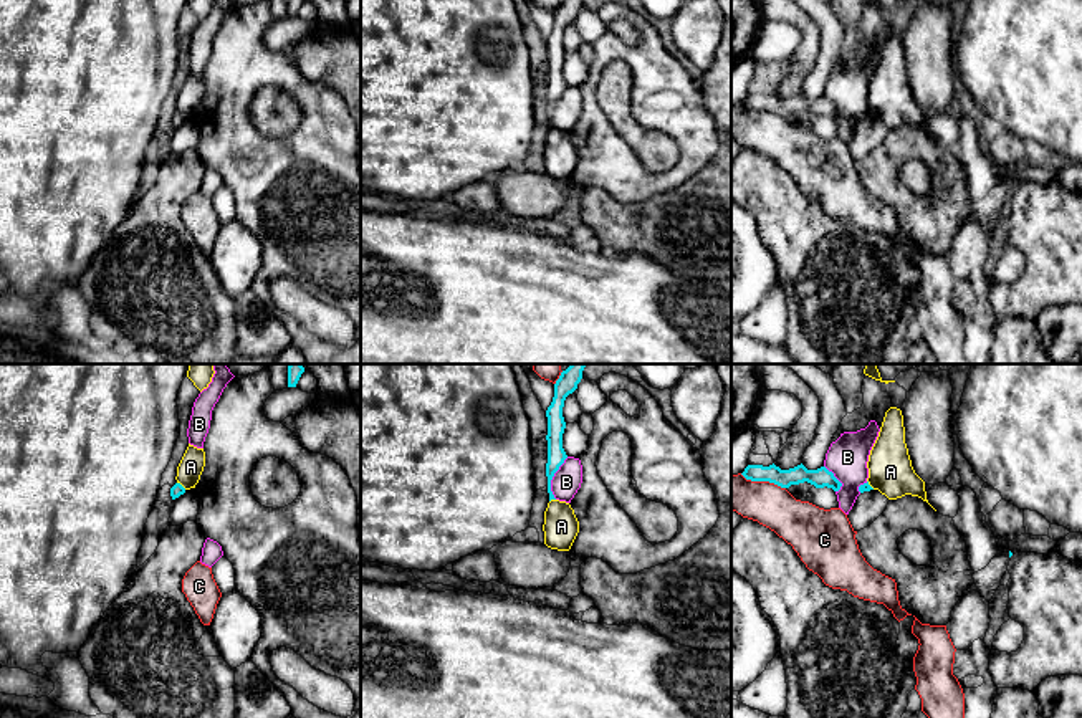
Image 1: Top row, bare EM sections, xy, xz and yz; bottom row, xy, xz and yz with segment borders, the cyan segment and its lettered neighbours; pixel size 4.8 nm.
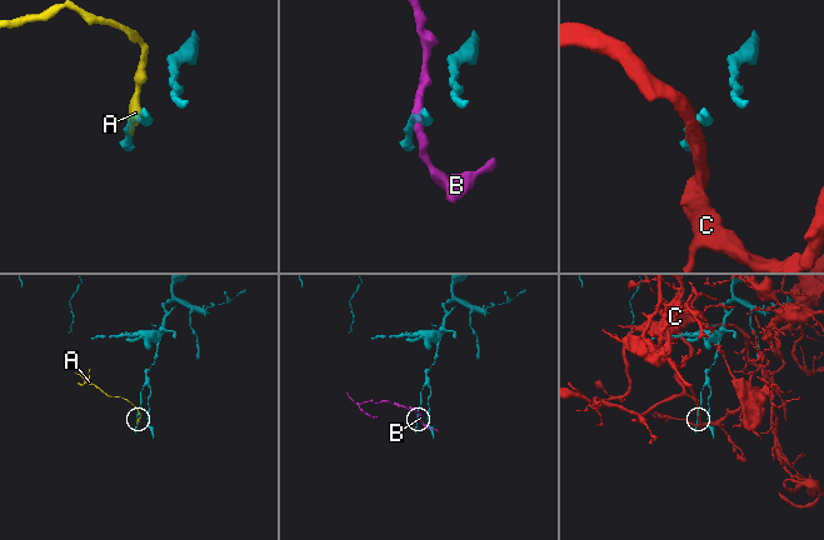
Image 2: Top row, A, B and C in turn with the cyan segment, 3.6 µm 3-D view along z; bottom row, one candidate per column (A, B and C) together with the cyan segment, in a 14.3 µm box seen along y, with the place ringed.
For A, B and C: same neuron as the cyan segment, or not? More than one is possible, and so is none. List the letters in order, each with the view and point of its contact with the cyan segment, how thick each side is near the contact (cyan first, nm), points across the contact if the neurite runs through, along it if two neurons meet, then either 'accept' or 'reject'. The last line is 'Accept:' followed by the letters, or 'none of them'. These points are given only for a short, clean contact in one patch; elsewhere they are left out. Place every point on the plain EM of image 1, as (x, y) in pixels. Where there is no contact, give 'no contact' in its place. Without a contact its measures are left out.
A: contact xy (181, 114); calibres 60 and 120 nm; border xy (177, 111), (186, 118); reject
B: contact xz (551, 108); calibres 90 and 140 nm; border xz (568, 86), (551, 110), (555, 128); reject
C: contact yz (763, 110); calibres 90 and 200 nm; border yz (740, 103), (746, 108), (768, 110), (785, 118); reject
Accept: none of them

